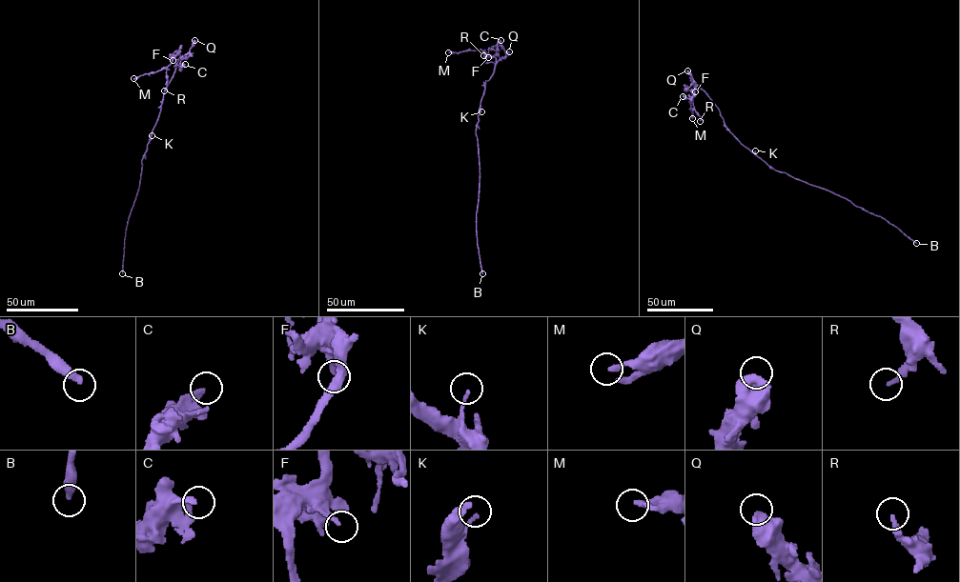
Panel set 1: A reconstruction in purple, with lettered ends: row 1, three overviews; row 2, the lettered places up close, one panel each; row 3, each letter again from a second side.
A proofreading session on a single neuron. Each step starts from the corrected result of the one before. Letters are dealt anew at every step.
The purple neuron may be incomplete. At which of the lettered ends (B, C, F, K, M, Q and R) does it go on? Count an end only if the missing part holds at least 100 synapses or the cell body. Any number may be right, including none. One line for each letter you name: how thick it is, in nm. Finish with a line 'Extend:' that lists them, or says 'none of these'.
B: 360 nm
Extend: B

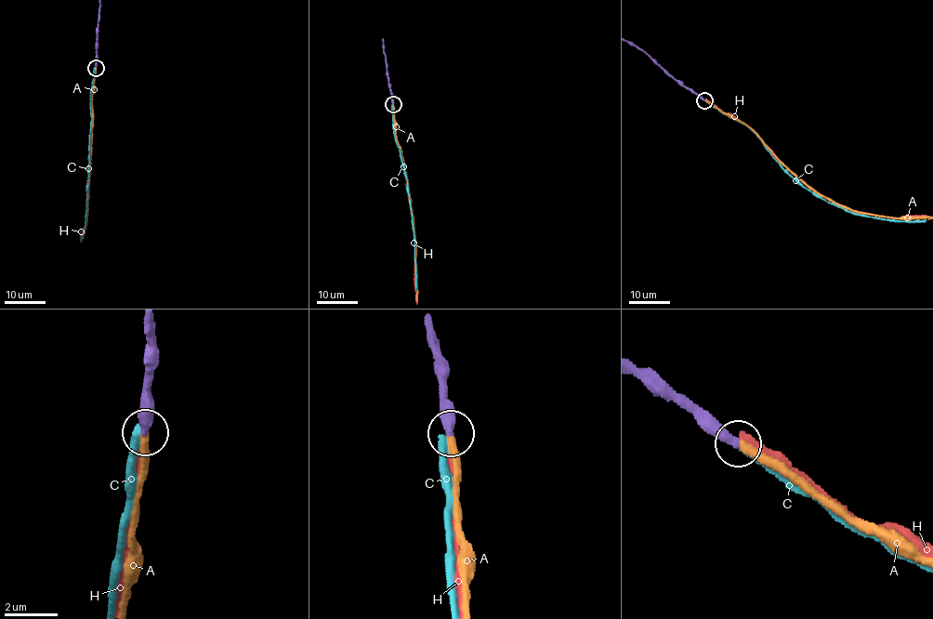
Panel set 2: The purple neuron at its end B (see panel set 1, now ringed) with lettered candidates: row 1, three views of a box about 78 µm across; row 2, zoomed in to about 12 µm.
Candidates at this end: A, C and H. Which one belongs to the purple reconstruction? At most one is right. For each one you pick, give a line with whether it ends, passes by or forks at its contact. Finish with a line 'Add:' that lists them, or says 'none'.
A: it ends
Add: A

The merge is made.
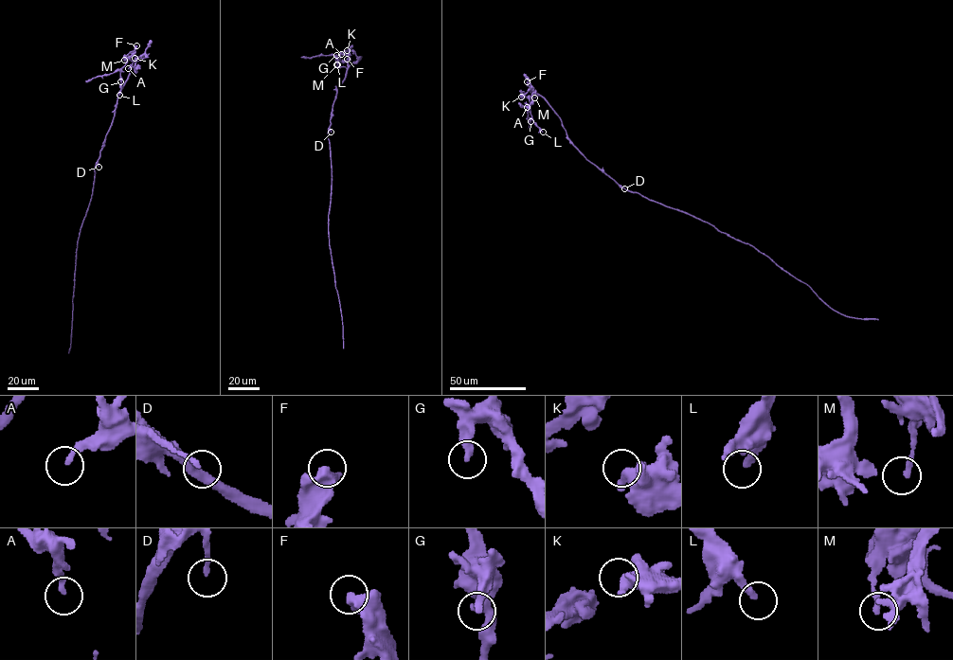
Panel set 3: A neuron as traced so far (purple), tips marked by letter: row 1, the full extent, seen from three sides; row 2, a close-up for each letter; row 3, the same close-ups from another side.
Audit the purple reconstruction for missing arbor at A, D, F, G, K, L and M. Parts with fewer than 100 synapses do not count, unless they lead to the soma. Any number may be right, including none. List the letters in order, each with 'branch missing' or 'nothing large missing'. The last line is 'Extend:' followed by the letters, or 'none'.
A: nothing large missing
D: nothing large missing
F: nothing large missing
G: nothing large missing
K: nothing large missing
L: nothing large missing
M: nothing large missing
Extend: none

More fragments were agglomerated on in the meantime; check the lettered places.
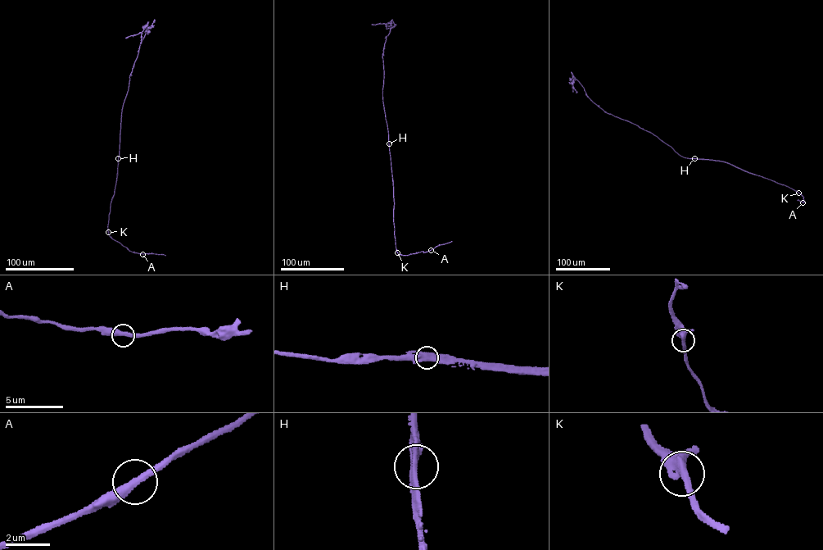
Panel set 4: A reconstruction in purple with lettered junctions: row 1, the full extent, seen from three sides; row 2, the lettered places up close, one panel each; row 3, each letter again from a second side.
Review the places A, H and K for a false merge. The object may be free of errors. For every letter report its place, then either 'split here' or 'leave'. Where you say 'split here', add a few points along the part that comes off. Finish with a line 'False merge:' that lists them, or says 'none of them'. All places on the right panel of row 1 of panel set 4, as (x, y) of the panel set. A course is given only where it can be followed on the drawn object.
A: (802, 202) | leave
H: (694, 158) | split here | (694, 158), (726, 162), (786, 185), (803, 197), (804, 202), (798, 200)
K: (798, 193) | leave
False merge: H

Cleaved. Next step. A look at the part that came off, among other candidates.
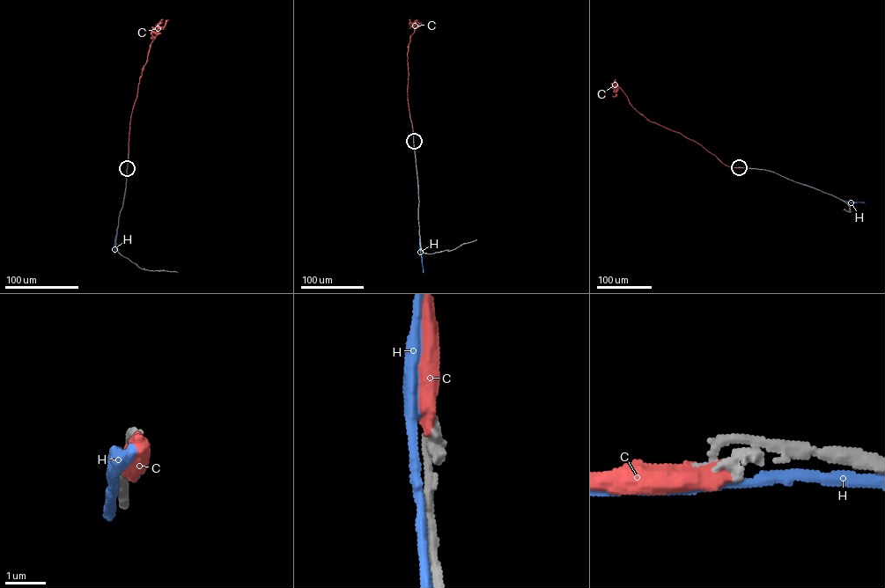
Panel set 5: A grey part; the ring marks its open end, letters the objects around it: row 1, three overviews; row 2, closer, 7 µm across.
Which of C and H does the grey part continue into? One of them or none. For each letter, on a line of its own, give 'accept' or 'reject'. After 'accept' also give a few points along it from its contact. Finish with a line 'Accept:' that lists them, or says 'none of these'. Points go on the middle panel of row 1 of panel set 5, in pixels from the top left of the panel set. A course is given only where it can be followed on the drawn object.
C: reject
H: reject
Accept: none of these

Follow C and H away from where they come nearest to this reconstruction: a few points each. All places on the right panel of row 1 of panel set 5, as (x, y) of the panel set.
C: (739, 167), (726, 165), (696, 142), (648, 120), (632, 106), (620, 87), (613, 96)
H: (738, 167), (774, 172), (844, 201), (865, 202)

